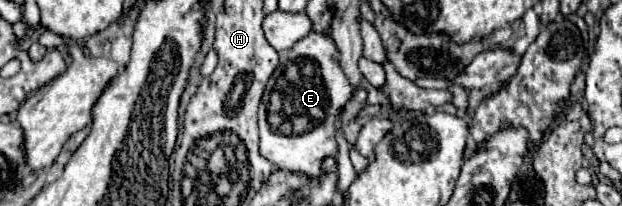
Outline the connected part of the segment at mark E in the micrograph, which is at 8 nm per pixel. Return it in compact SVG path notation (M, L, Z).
M310 34L294 48L280 52L280 64L270 76L258 110L260 154L276 168L318 176L326 156L338 154L334 138L334 116L352 98L332 36Z

